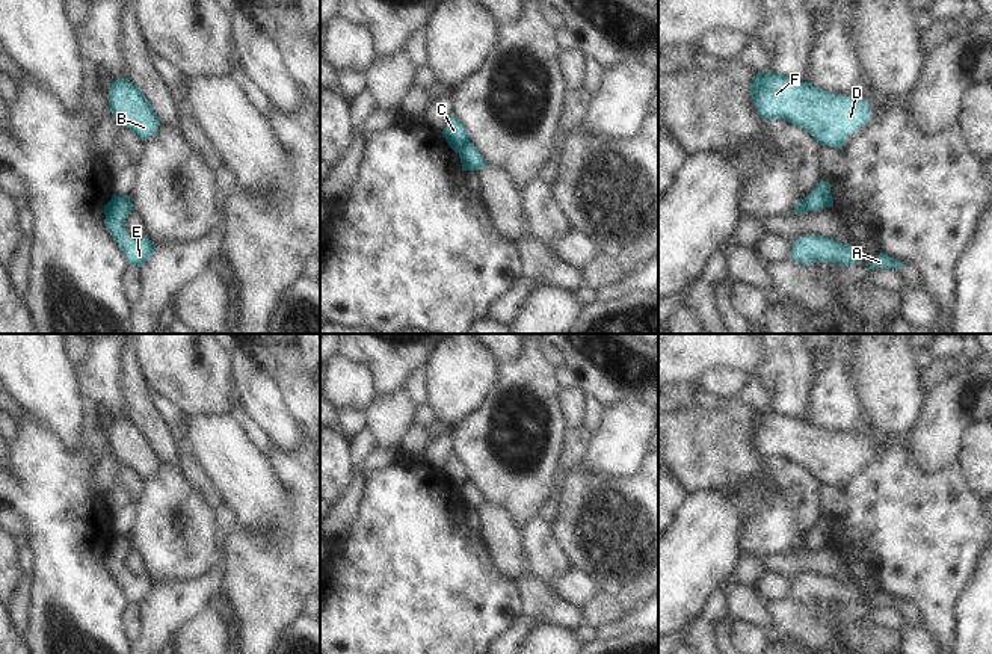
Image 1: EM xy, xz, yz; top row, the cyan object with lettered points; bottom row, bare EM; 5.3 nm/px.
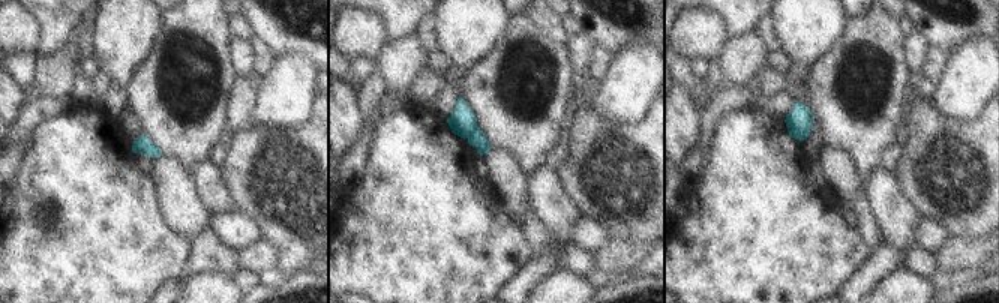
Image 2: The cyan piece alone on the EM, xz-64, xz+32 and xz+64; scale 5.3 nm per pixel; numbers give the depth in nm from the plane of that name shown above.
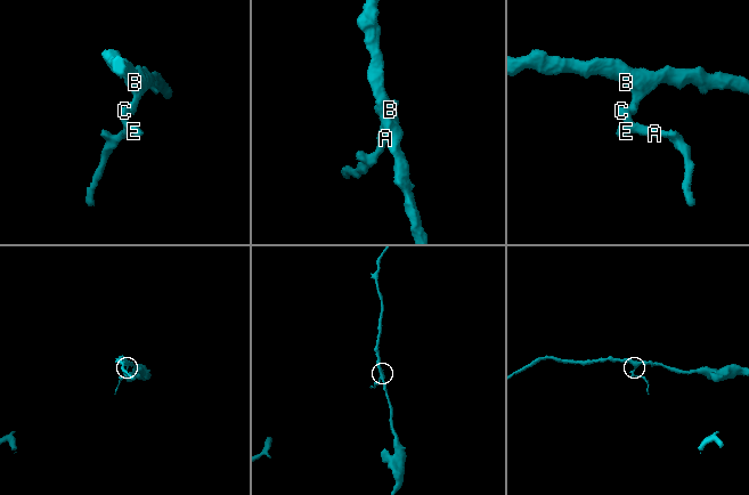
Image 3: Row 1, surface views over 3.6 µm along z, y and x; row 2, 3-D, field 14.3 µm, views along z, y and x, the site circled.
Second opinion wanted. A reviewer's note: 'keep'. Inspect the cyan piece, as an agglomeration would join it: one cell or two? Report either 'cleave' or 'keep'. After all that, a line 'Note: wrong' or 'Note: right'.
cleave
Note: wrong

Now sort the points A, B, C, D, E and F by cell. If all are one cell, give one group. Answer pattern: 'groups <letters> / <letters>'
groups A C E / B D F

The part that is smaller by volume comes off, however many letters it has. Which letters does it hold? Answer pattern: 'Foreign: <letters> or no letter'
Foreign: A, C, E

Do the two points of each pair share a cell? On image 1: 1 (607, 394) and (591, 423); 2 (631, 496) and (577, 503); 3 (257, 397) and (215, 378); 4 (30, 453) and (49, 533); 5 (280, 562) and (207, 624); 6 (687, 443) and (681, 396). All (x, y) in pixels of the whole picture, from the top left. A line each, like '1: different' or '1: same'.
1: different
2: same
3: different
4: same
5: different
6: different

